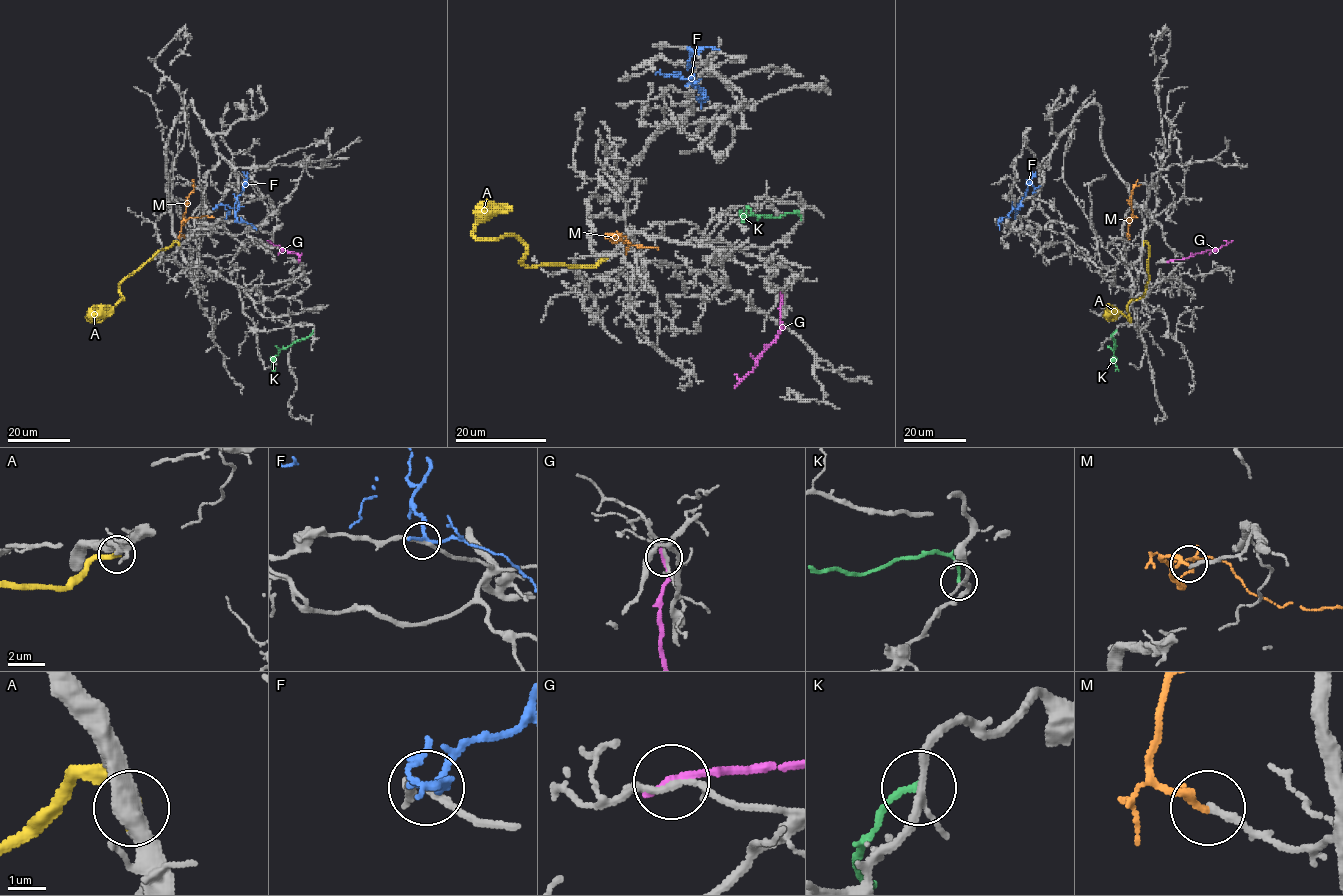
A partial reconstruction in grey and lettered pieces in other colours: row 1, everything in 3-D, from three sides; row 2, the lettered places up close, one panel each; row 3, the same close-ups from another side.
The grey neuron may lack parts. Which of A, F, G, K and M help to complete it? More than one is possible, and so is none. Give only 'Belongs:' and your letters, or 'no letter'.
Belongs: A, M

